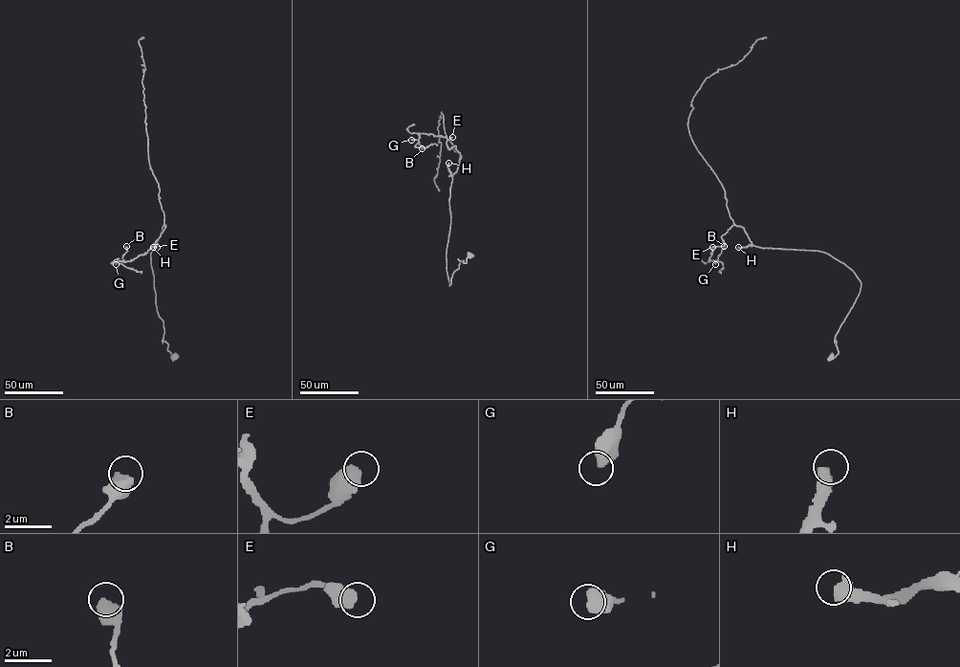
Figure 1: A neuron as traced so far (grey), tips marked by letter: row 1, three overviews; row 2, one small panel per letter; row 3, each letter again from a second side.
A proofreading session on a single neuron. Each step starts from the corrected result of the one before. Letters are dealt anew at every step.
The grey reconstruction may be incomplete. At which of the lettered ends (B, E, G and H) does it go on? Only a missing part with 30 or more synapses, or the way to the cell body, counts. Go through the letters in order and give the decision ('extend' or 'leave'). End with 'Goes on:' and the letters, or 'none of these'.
B: leave
E: leave
G: leave
H: extend
Goes on: H

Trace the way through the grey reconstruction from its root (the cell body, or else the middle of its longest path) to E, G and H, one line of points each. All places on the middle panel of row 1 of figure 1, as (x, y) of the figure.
E: (469, 255), (466, 262), (458, 259), (449, 285), (450, 188), (461, 157), (455, 145), (447, 148), (452, 137)
G: (469, 255), (458, 259), (449, 285), (449, 198), (460, 153), (446, 136), (411, 140)
H: (469, 255), (466, 262), (458, 259), (459, 268), (452, 274), (449, 285), (446, 251), (452, 177), (448, 163)

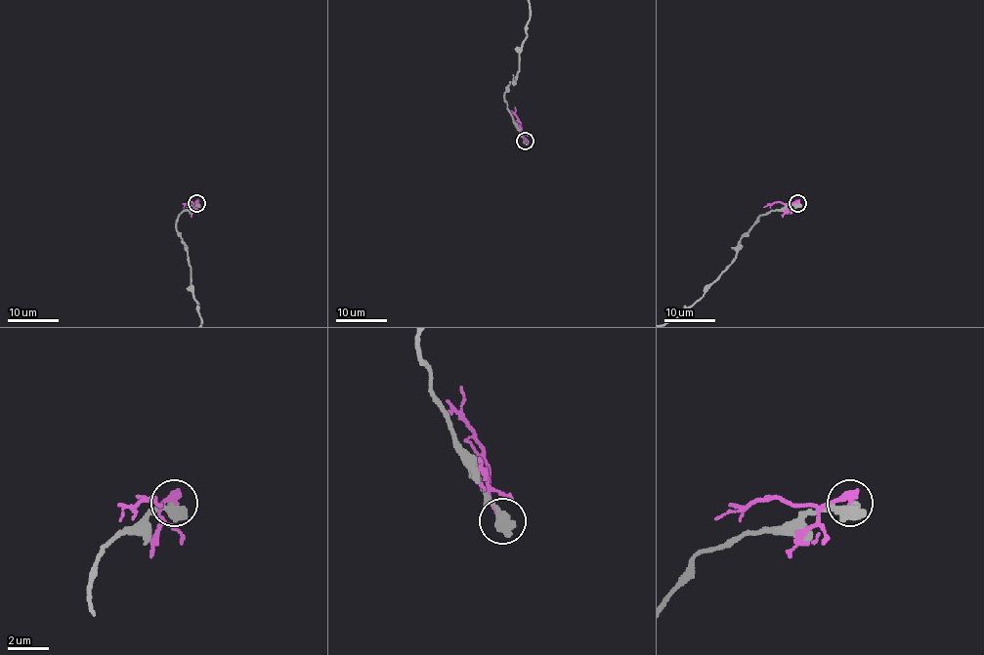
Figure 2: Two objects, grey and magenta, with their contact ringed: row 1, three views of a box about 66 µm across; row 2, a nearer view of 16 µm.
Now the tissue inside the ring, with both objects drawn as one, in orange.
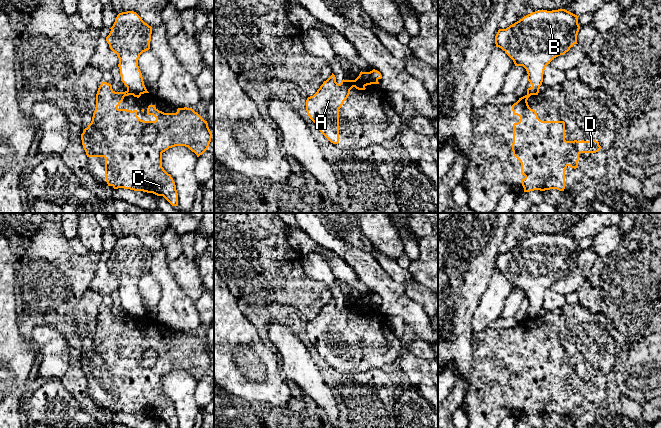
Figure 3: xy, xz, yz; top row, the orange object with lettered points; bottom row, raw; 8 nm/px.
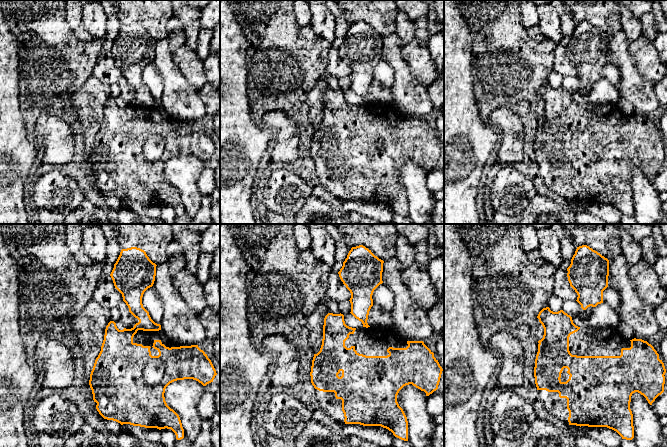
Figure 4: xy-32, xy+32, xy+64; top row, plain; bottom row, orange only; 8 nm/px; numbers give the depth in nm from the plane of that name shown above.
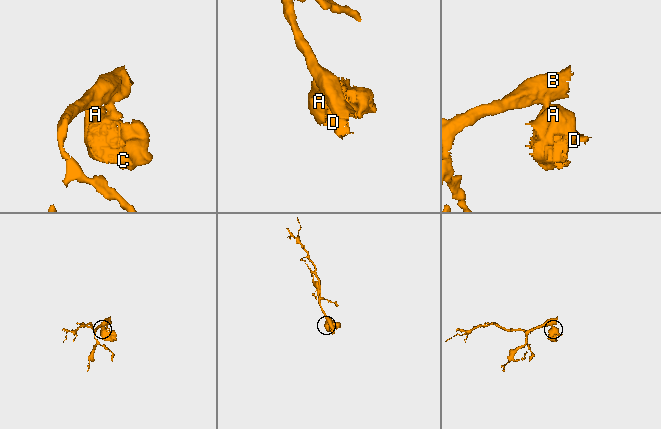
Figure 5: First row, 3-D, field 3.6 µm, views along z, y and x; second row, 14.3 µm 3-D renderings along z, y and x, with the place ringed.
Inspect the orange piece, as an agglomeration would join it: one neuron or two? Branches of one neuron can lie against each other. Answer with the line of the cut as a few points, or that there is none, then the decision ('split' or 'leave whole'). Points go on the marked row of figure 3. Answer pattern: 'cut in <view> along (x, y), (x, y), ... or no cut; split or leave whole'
cut in xz along (353, 80), (356, 86), (364, 86); split

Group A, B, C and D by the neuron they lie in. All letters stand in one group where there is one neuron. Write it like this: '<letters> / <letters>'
A C D / B

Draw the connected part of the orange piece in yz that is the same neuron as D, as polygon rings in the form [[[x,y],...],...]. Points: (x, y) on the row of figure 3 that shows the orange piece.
[[[525,95],[512,105],[513,114],[520,117],[520,121],[513,124],[512,151],[521,163],[521,174],[525,176],[521,180],[524,192],[550,189],[564,191],[566,168],[578,168],[580,153],[596,153],[602,148],[596,140],[566,141],[565,122],[540,120],[536,111],[528,105],[529,97]]]

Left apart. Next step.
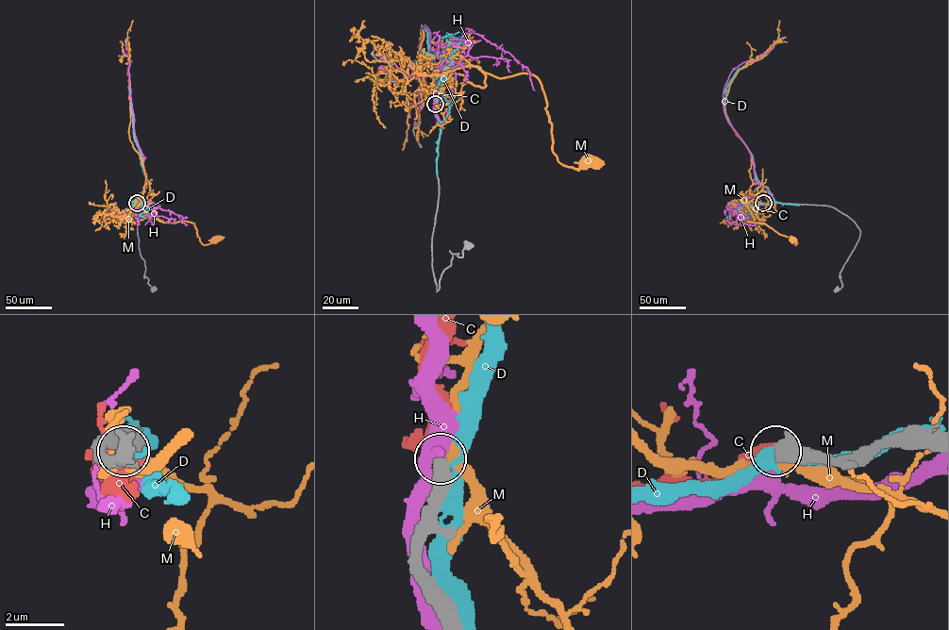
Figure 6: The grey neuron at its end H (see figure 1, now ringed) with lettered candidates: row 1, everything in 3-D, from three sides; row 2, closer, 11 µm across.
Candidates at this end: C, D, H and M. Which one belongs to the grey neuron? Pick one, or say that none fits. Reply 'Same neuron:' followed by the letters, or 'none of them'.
Same neuron: C

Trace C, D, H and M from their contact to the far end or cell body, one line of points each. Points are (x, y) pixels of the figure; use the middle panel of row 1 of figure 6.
C: (435, 104), (435, 91), (440, 80), (441, 83), (436, 91)
D: (435, 107), (441, 124), (448, 113), (452, 91), (444, 87), (435, 70), (424, 27), (419, 51), (421, 62)
H: (435, 105), (440, 124), (446, 121), (453, 88), (432, 58), (425, 25), (418, 49), (420, 108), (413, 124)
M: (435, 105), (447, 73), (481, 88), (485, 73), (532, 74), (545, 98), (557, 159), (575, 169), (588, 161)

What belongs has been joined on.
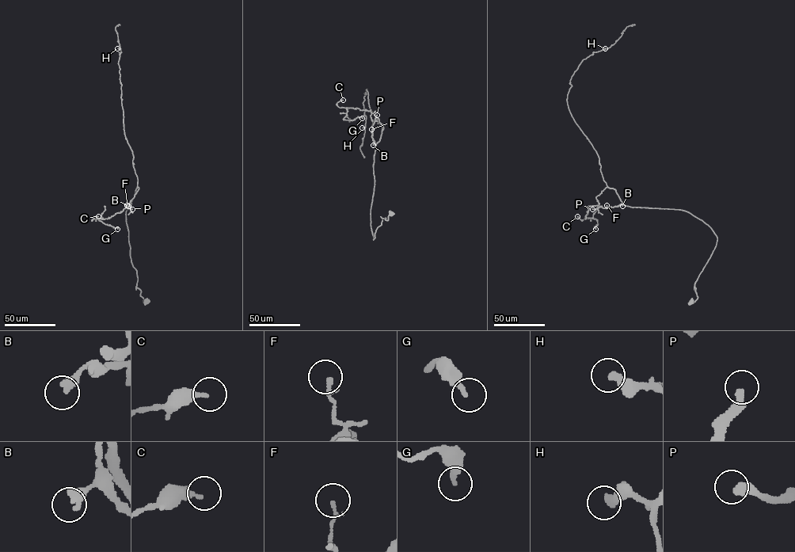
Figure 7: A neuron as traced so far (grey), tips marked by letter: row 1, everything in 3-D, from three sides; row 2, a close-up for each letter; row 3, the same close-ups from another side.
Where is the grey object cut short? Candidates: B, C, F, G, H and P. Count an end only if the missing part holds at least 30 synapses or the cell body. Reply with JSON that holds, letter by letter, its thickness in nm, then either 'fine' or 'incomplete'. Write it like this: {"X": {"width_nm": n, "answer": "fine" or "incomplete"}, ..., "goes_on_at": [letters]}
{"B": {"width_nm": 400, "answer": "fine"}, "C": {"width_nm": 300, "answer": "fine"}, "F": {"width_nm": 150, "answer": "fine"}, "G": {"width_nm": 280, "answer": "fine"}, "H": {"width_nm": 400, "answer": "fine"}, "P": {"width_nm": 380, "answer": "incomplete"}, "goes_on_at": ["P"]}

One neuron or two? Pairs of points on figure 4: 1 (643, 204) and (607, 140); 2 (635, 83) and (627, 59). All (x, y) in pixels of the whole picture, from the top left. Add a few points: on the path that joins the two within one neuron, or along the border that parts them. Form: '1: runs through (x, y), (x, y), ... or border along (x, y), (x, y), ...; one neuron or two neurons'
1: border along (637, 167), (632, 170), (630, 178), (633, 203); two neurons
2: runs through (630, 77), (627, 65); one neuron

